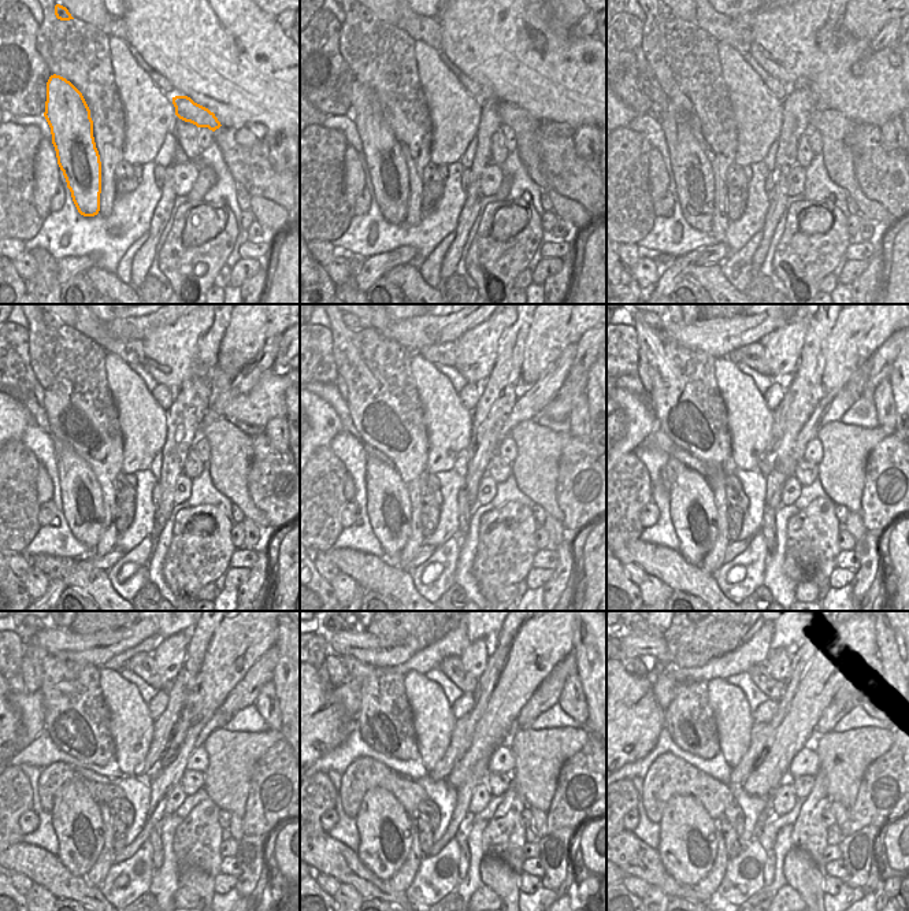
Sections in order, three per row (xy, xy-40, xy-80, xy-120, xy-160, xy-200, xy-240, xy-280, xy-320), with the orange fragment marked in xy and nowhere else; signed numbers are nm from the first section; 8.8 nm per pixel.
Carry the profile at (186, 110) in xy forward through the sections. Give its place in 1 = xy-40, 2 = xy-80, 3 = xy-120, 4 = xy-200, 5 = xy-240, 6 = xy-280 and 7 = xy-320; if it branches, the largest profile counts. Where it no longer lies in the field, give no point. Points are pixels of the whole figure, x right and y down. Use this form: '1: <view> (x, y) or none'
1: xy-40 (523, 123)
2: xy-80 (834, 126)
3: xy-120 (229, 444)
4: xy-200 (849, 445)
5: xy-240 (236, 751)
6: xy-280 (545, 751)
7: xy-320 (852, 752)

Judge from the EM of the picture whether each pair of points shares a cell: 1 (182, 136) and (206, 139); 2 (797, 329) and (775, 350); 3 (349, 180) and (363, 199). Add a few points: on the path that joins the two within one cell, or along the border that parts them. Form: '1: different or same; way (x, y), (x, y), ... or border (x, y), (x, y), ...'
1: different; border (197, 128), (197, 144), (203, 150)
2: same; way (791, 334), (781, 345)
3: different; border (364, 186), (351, 207)

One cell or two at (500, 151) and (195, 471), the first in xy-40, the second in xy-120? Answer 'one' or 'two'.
one

